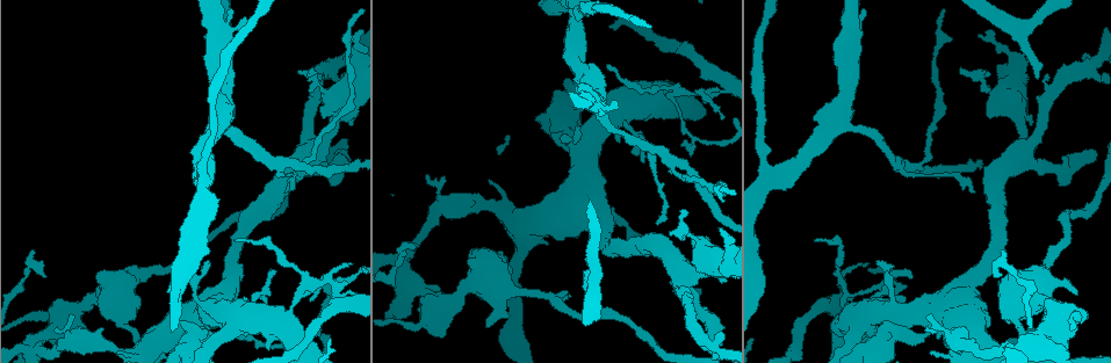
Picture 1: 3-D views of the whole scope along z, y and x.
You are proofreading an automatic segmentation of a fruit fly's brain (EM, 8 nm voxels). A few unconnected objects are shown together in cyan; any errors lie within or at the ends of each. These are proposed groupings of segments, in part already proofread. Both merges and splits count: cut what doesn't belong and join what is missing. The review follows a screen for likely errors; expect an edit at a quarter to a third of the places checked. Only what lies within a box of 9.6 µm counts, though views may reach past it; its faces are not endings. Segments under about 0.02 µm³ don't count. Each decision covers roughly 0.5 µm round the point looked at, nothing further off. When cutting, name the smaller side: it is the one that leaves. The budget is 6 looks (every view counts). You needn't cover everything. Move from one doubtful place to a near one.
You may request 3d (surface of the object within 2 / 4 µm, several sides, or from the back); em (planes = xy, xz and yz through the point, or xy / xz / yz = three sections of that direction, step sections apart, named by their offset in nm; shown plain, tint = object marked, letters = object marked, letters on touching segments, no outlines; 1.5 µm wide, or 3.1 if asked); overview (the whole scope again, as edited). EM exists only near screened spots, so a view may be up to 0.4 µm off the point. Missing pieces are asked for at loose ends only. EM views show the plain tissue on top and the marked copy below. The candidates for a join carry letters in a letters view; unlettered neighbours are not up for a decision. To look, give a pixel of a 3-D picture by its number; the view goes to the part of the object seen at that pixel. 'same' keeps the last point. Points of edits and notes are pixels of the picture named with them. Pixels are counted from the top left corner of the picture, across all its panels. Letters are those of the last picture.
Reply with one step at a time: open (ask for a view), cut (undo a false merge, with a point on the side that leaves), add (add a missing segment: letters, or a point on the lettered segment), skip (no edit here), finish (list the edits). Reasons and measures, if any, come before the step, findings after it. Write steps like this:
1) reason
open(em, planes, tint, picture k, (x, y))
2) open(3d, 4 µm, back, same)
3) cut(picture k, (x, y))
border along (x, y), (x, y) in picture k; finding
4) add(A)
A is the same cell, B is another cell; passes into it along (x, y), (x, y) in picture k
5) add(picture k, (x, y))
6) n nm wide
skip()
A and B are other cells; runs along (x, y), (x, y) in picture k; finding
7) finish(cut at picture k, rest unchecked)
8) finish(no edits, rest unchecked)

branch stops here
open(em, planes, letters, picture 1, (443, 180))

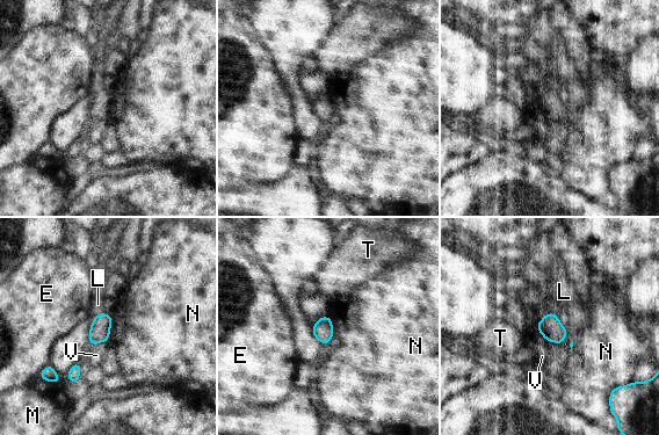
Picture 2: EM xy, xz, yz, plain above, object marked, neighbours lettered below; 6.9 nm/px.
140 nm wide; N touches over 150 nm
add(L)
L is the same cell, E, M, N, T and V are other cells; the neuron continues

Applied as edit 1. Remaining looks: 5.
thick end
open(3d, 2 µm, picture 1, (196, 272))

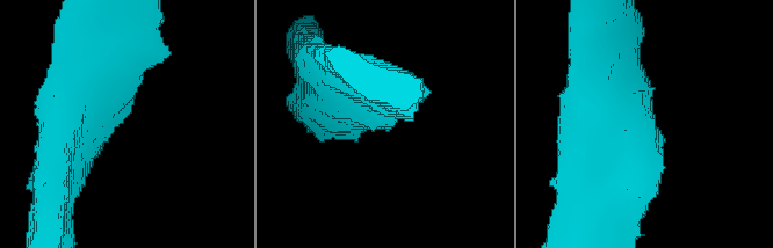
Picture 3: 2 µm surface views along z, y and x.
open(em, xy, step 8, letters, picture 3, (388, 124))

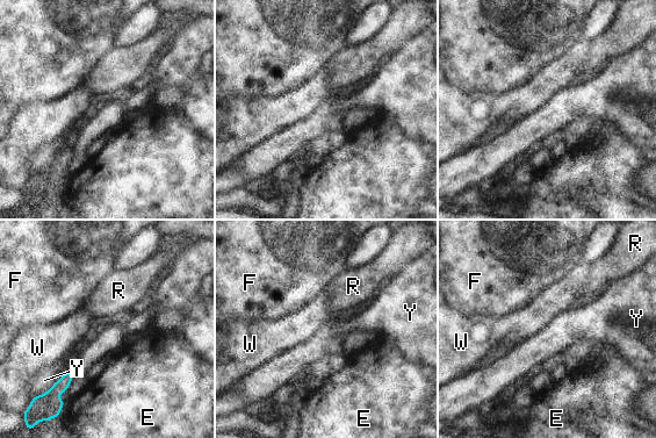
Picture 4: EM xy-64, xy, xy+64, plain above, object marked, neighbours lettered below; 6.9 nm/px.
open(em, planes, letters, same)

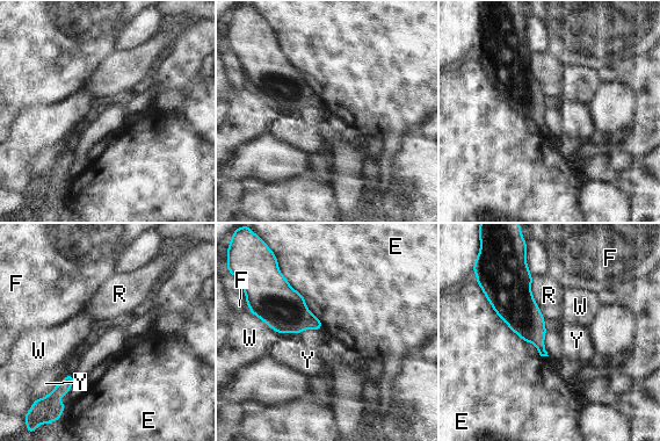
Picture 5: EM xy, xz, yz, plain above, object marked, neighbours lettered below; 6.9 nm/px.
skip()
E, F, R, W and Y are other cells; none of them fits

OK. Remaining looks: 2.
four or more arms meet
open(em, yz, step 8, letters, picture 1, (844, 293))

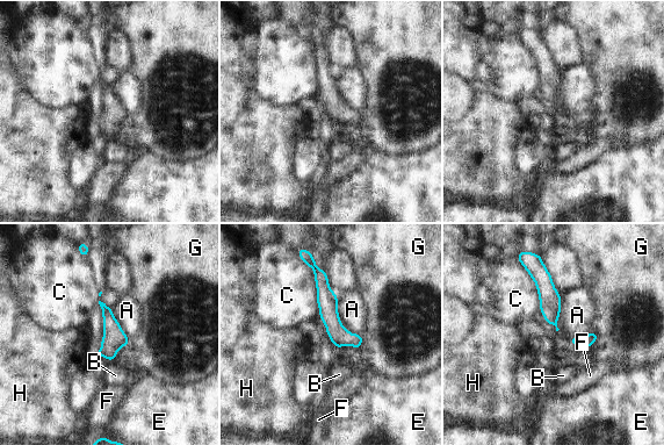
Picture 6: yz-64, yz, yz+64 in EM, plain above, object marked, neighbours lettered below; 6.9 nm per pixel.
skip()
A, B, C, E, F, G and H are other cells; border along (337, 296), (339, 321), (360, 335) in picture 6; all the same neuron

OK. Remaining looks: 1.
finish(add at picture 2, rest unchecked)

